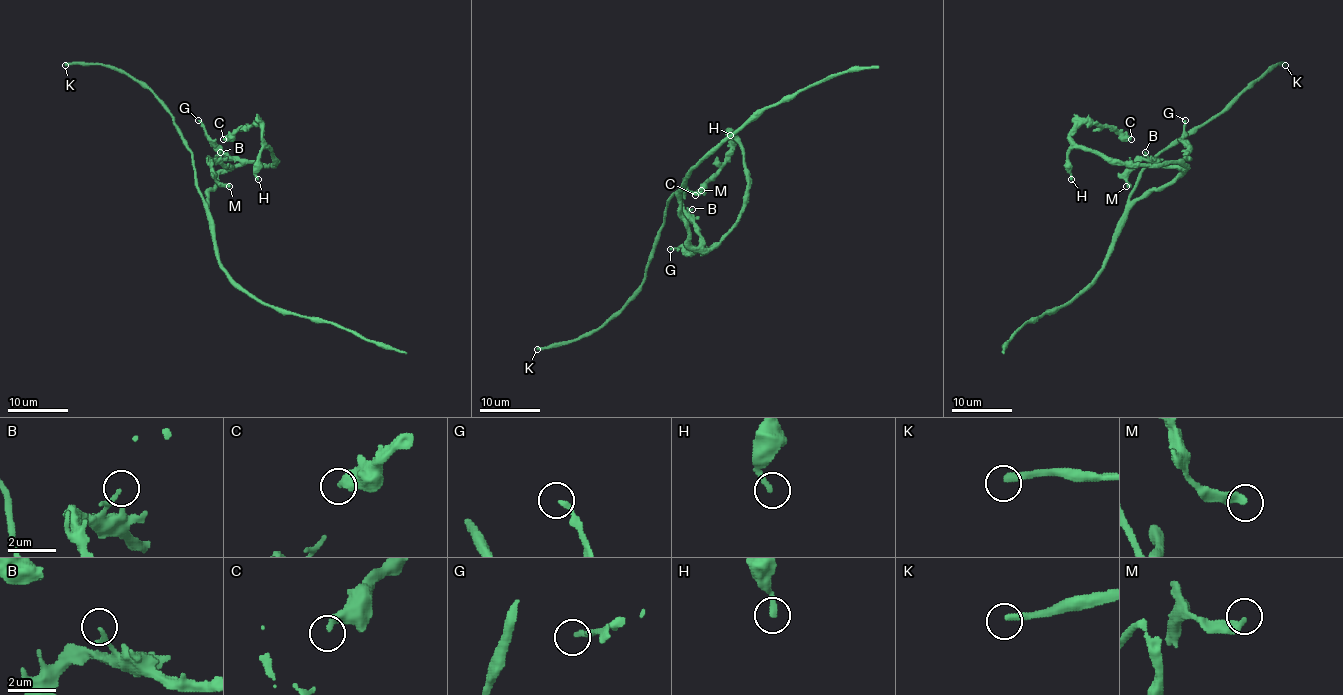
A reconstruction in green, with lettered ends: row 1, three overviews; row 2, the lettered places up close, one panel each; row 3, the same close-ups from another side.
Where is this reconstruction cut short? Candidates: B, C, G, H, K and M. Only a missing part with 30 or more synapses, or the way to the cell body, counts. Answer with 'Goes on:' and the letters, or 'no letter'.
Goes on: K

